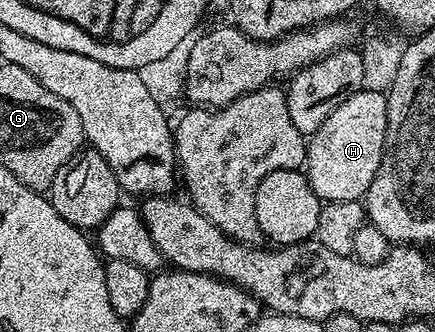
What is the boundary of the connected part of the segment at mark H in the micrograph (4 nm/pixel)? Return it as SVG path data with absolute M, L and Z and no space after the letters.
M364 89L341 101L341 105L325 117L325 125L310 136L307 145L305 174L319 200L328 203L362 200L369 185L373 185L373 177L377 177L386 136L387 96L382 90Z

